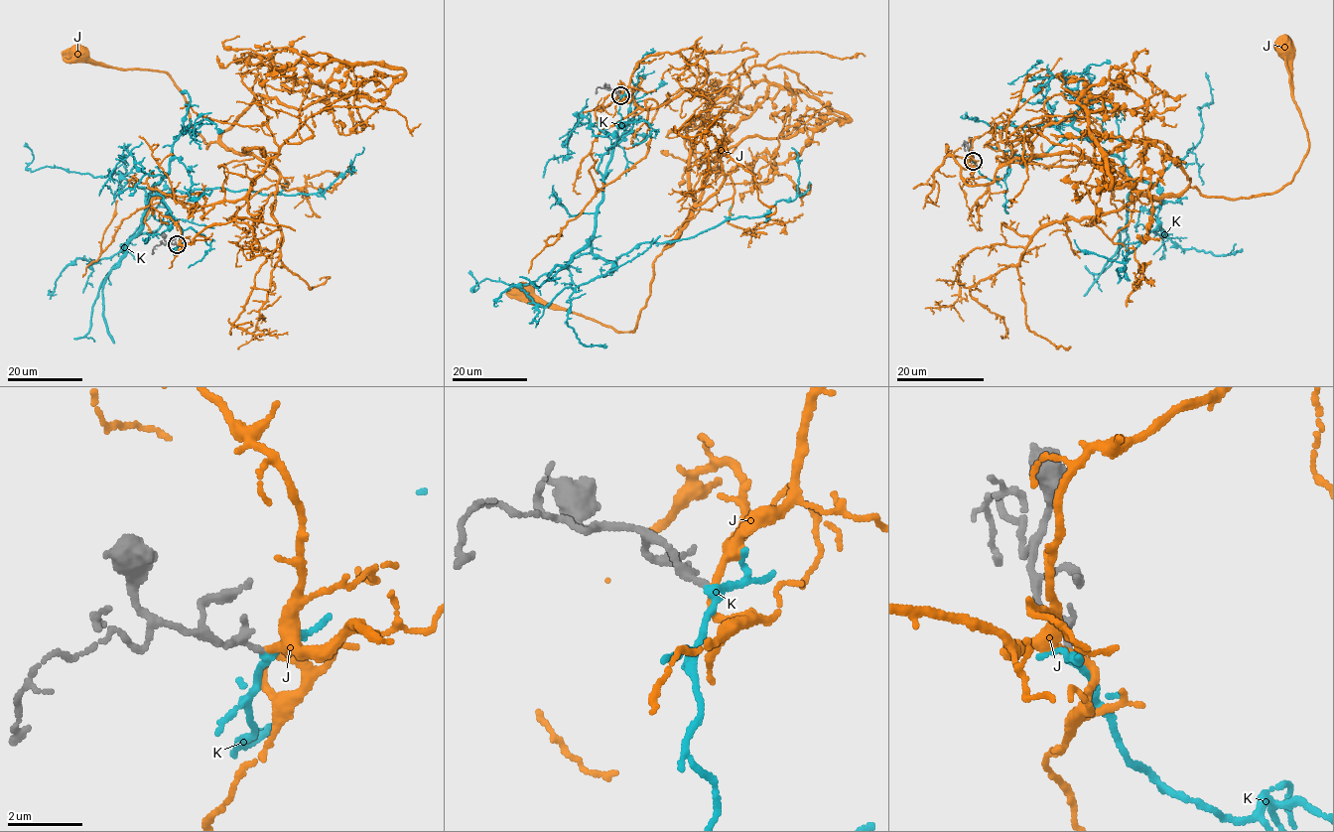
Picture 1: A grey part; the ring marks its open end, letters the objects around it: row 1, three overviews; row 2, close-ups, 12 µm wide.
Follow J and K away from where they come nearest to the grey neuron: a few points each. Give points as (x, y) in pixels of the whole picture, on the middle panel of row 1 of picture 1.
J: (620, 95), (637, 63), (680, 53), (712, 100), (693, 209), (636, 328), (526, 289)
K: (620, 95), (626, 122), (598, 169), (592, 236), (605, 260), (792, 201), (792, 148)

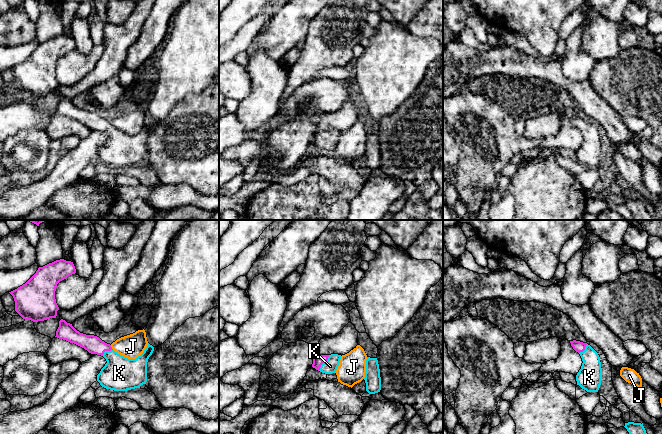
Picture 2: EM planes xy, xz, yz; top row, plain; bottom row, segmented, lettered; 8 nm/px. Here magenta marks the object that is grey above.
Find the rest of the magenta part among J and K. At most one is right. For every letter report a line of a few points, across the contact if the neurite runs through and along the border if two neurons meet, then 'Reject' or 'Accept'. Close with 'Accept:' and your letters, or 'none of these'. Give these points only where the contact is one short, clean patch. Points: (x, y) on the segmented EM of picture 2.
J: Line: xy (110, 345), (113, 349). Reject
K: Line: xz (318, 360), (323, 362), (330, 366). Accept
Accept: K

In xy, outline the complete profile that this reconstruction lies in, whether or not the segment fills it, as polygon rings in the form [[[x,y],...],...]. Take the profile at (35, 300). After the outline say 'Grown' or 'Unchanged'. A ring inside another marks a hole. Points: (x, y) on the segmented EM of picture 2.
[[[64,259],[39,267],[25,284],[9,292],[15,301],[15,311],[33,322],[56,318],[59,310],[55,299],[57,284],[75,273],[73,262]]]. Unchanged

